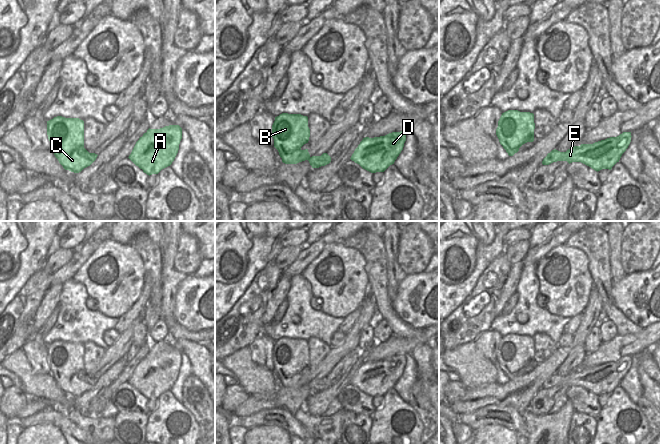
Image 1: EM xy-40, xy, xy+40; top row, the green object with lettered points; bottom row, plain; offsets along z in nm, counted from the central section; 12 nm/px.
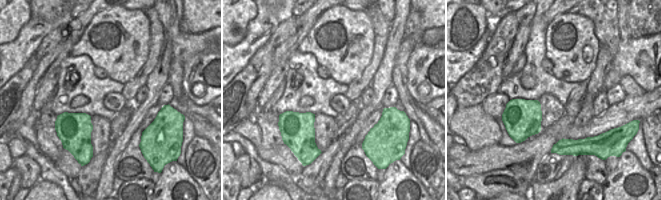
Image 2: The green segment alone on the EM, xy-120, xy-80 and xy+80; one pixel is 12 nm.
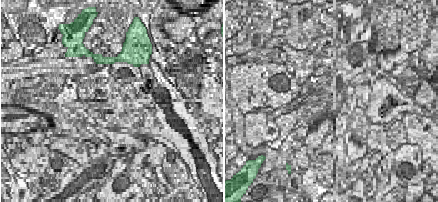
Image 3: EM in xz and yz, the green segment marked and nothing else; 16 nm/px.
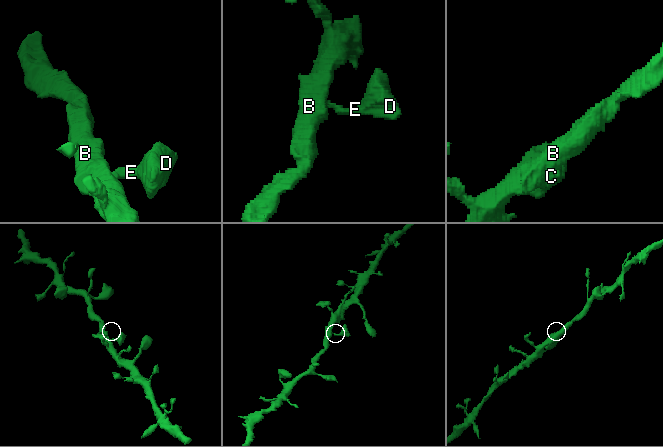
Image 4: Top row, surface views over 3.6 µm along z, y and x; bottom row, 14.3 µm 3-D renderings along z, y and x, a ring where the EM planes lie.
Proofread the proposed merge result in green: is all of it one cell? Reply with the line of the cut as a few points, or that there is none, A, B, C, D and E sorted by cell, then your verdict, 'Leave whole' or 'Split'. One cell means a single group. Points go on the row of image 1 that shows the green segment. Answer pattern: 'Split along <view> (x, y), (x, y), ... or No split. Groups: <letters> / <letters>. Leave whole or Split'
No split. Groups: A B C D E. Leave whole

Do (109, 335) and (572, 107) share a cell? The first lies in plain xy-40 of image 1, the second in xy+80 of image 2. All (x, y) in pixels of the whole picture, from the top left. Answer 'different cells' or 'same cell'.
same cell

